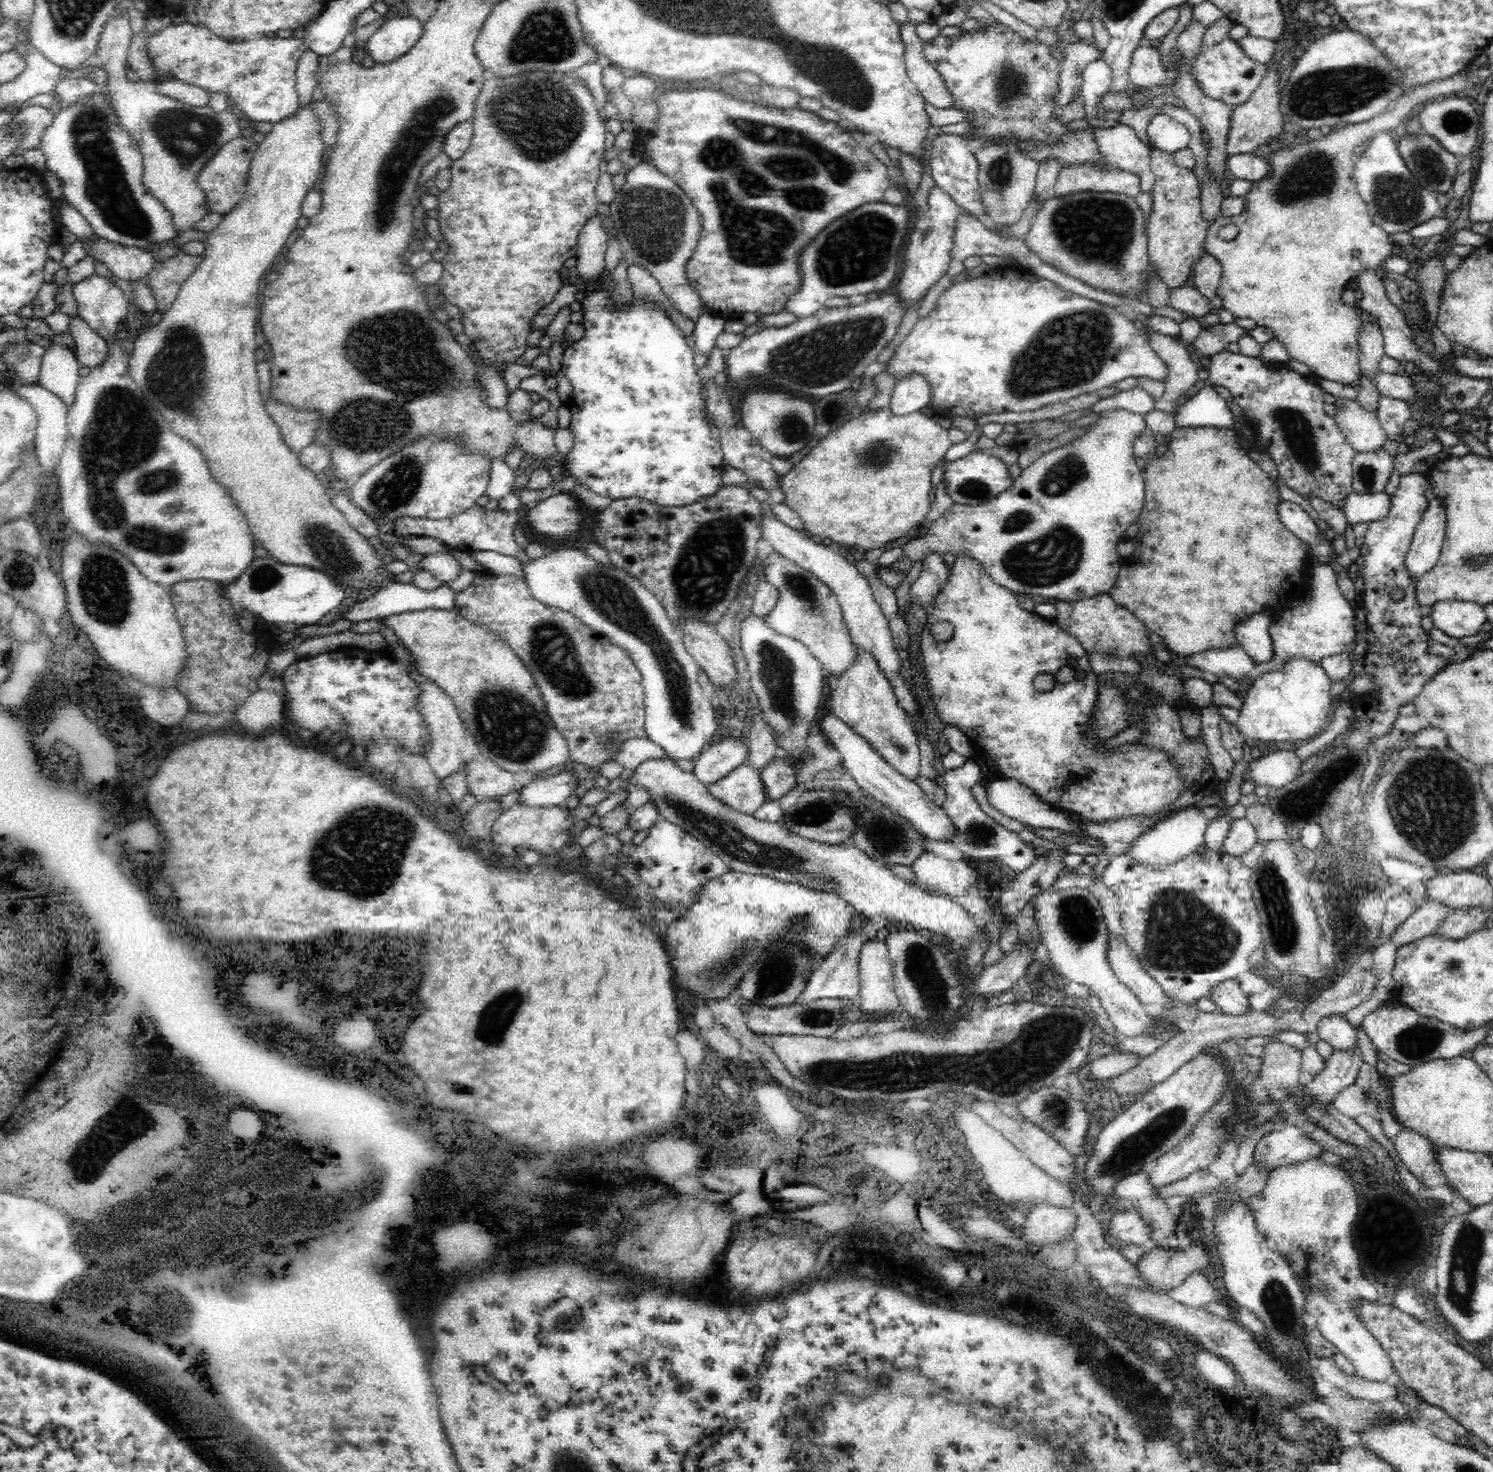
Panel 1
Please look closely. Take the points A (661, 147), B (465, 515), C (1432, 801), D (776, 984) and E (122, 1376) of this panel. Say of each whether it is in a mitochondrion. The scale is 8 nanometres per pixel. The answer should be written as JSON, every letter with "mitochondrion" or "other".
{"A":"other","B":"other","C":"mitochondrion","D":"mitochondrion","E":"other"}

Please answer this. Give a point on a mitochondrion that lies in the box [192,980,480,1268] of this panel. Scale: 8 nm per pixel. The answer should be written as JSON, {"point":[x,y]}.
{"point":[361,1170]}

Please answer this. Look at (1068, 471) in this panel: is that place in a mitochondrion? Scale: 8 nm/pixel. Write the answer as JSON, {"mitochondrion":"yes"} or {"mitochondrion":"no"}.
{"mitochondrion":"yes"}

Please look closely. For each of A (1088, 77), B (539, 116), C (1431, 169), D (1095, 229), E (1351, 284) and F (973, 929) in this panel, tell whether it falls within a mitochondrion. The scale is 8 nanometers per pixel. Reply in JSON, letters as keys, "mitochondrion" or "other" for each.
{"A":"other","B":"mitochondrion","C":"mitochondrion","D":"mitochondrion","E":"other","F":"other"}

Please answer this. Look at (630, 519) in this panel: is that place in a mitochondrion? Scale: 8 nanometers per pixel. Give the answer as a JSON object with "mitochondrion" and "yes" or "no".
{"mitochondrion":"no"}

